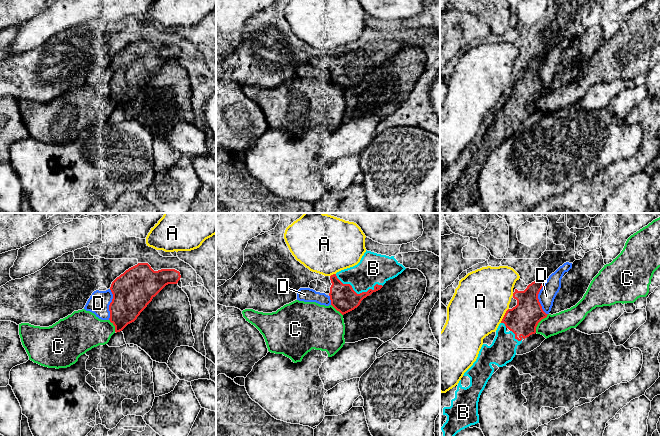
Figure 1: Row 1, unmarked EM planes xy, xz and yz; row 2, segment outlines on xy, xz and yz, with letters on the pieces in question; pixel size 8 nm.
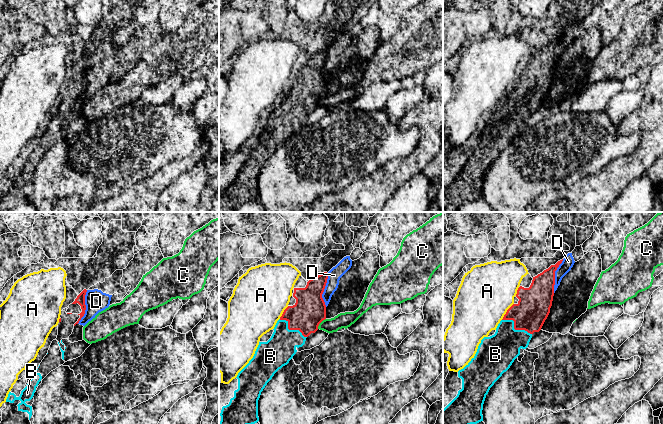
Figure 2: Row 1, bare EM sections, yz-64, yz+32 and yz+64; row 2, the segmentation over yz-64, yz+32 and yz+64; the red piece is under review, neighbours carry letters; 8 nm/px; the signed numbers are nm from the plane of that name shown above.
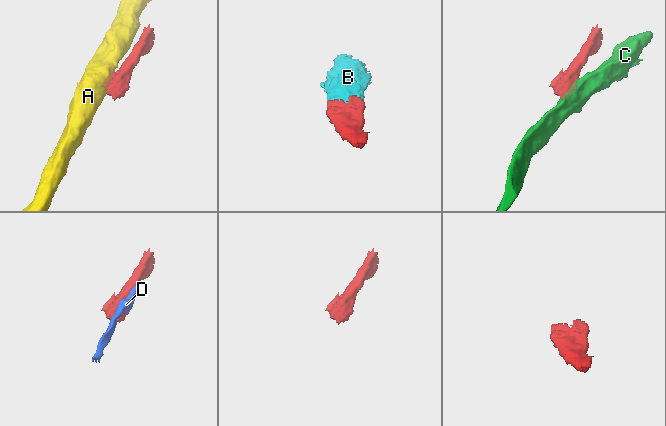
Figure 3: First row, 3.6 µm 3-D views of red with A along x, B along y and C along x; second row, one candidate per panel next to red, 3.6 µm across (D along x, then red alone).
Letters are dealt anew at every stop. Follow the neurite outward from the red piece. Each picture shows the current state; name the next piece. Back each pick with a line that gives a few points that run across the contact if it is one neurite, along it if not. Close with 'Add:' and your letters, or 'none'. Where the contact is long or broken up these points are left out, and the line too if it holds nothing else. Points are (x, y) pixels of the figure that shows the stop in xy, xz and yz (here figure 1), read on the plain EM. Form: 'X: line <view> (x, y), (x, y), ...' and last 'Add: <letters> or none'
Add: B

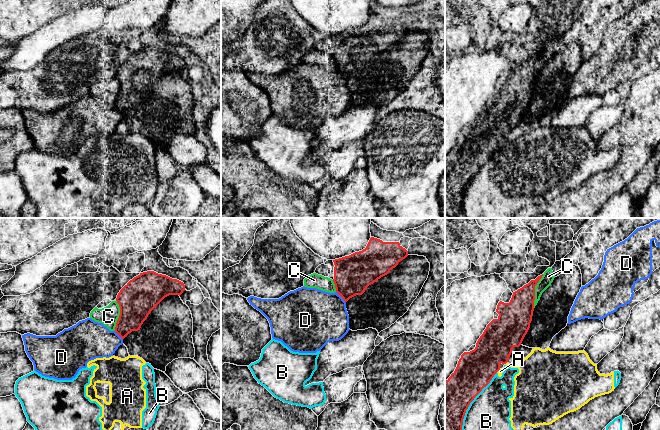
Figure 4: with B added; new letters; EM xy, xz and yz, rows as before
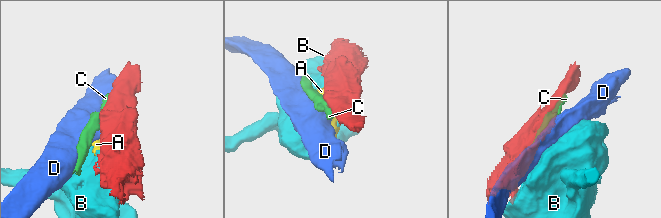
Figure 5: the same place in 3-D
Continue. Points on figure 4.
Add: none

